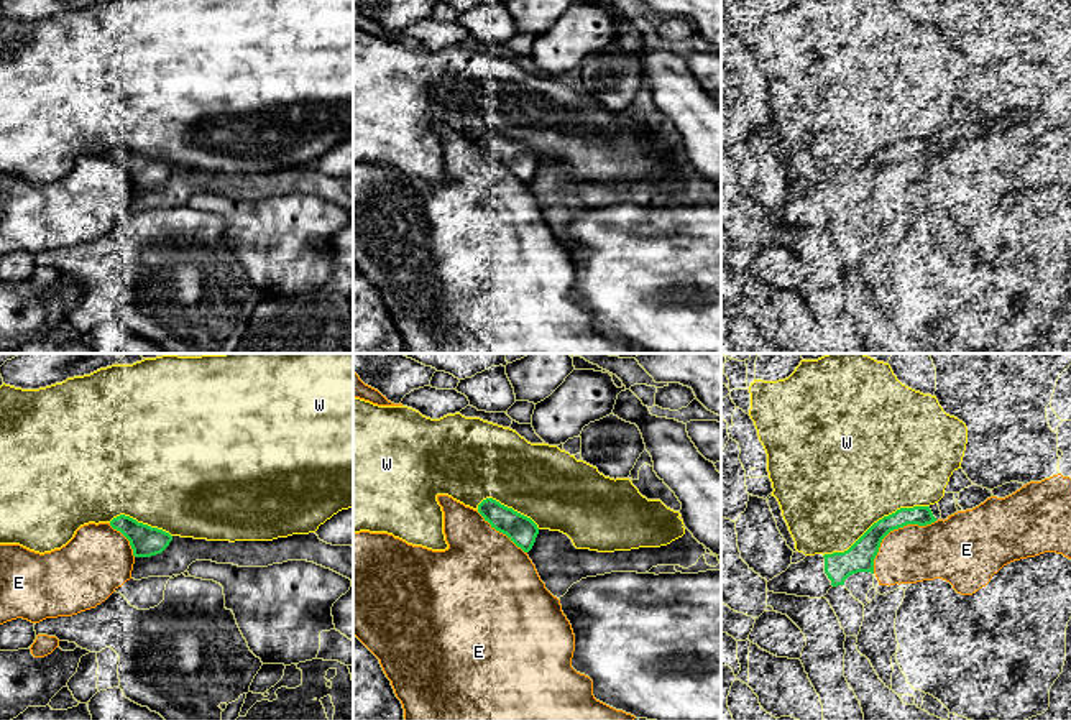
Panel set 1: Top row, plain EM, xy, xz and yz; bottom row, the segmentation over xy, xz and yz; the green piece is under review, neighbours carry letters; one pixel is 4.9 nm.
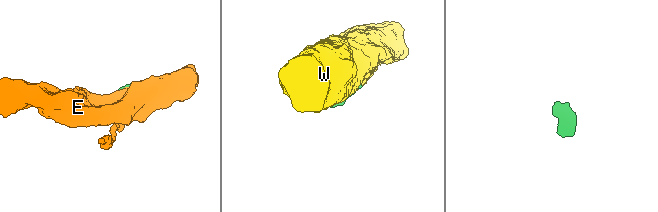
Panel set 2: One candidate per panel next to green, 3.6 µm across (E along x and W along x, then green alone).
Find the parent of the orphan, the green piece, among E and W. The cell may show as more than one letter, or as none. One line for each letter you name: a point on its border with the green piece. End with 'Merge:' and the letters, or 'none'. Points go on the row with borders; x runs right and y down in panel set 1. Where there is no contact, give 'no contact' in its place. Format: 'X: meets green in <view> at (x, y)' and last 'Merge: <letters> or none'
Merge: none

